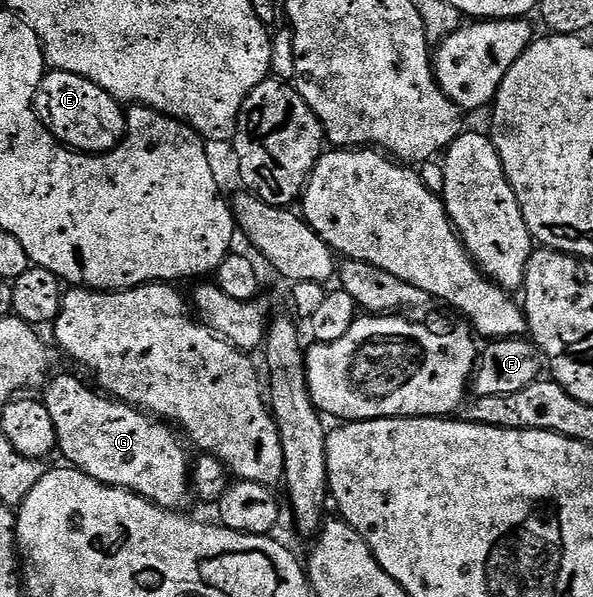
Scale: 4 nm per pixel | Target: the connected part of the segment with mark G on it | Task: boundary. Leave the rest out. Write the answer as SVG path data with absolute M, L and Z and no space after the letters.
M55 374L45 384L44 402L52 413L52 425L56 425L57 450L67 464L83 471L88 477L109 487L122 487L125 491L144 497L149 503L167 509L182 509L186 498L192 495L192 455L186 452L183 436L171 424L140 411L129 403L119 403L97 390L89 391L74 375Z

